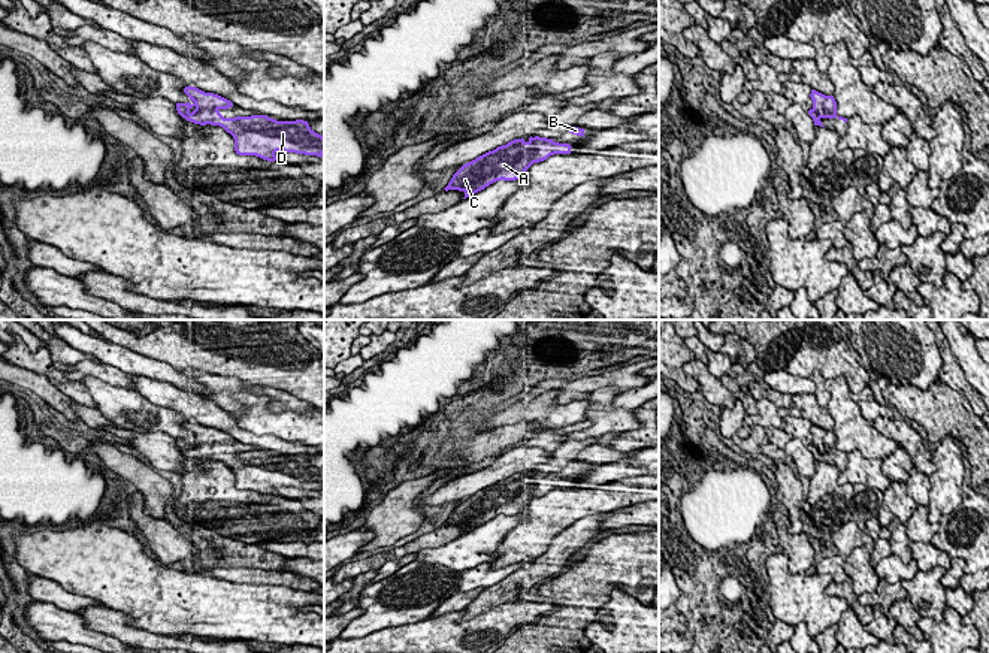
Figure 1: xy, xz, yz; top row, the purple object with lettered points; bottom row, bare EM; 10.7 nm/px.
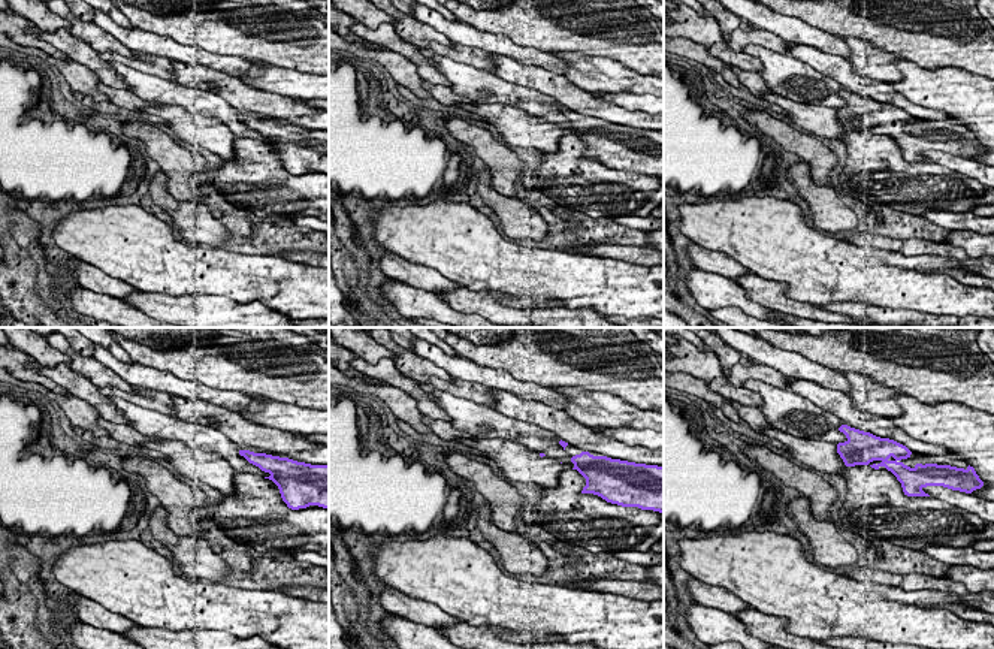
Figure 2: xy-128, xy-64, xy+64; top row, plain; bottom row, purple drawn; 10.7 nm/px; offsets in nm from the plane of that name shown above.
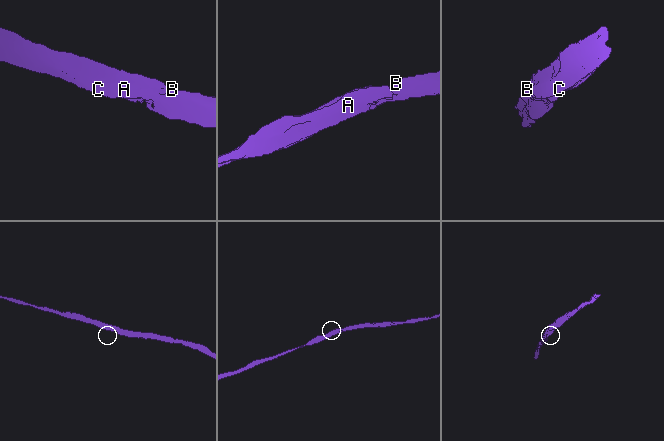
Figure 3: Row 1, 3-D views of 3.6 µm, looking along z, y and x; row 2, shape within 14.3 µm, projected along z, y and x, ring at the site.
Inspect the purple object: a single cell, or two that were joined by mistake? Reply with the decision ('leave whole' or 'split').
leave whole

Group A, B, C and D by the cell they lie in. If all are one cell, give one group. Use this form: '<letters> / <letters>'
A B C D

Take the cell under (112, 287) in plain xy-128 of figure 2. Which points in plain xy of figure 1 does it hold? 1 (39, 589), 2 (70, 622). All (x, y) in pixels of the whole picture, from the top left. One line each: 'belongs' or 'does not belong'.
1: belongs
2: does not belong

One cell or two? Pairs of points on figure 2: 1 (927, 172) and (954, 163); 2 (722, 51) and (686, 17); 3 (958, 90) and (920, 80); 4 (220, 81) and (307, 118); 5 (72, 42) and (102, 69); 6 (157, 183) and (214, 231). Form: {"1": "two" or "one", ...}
{"1": "two", "2": "one", "3": "one", "4": "one", "5": "one", "6": "one"}

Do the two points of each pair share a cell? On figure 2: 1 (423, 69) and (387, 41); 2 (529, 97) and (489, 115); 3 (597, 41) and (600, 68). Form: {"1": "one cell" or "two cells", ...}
{"1": "one cell", "2": "two cells", "3": "two cells"}

